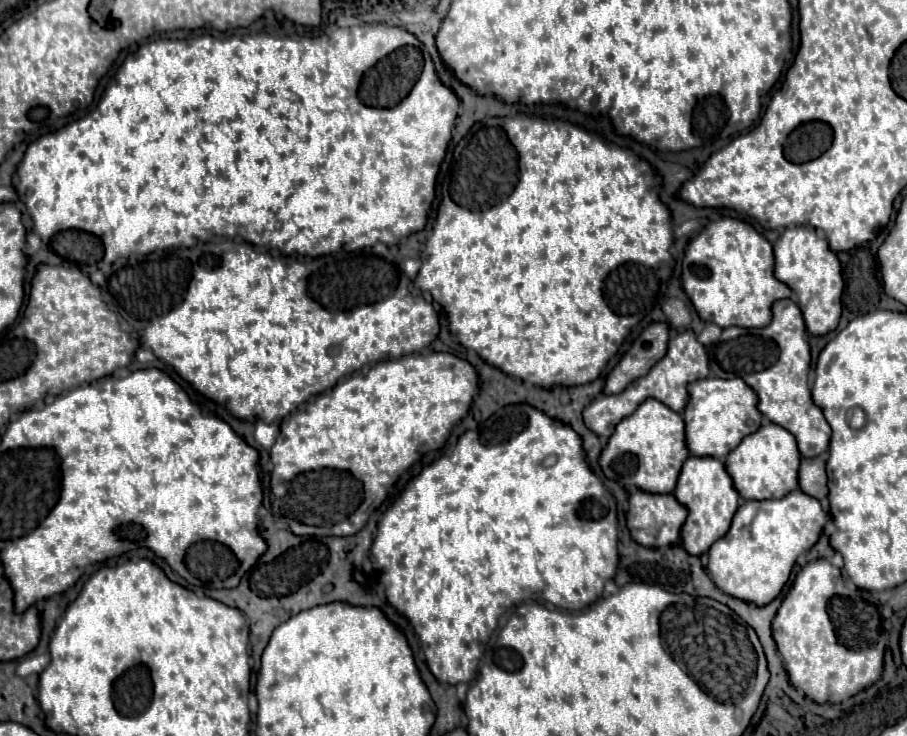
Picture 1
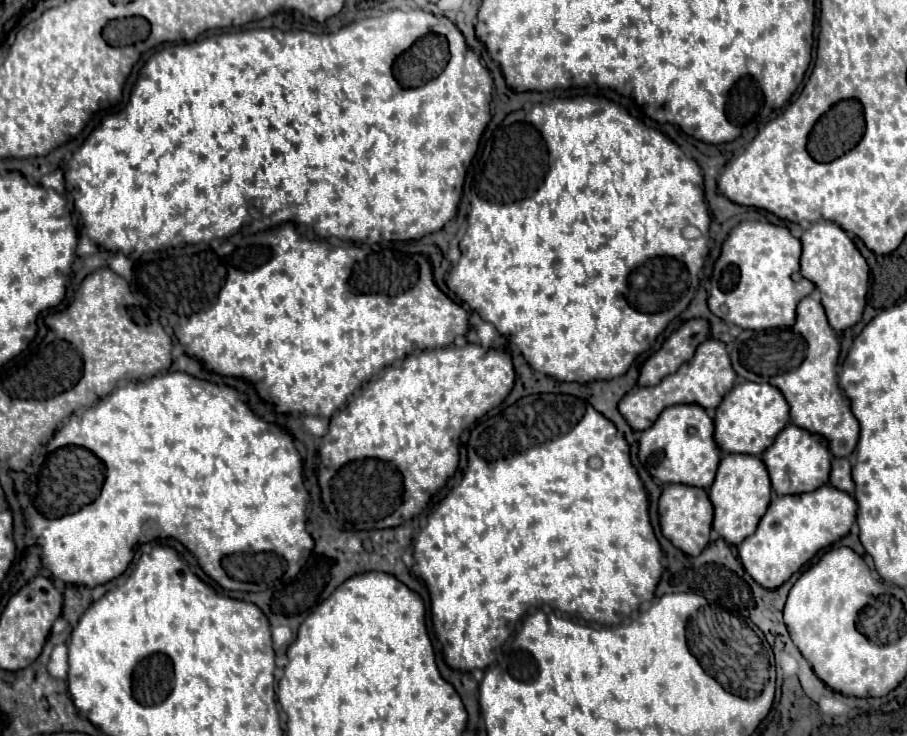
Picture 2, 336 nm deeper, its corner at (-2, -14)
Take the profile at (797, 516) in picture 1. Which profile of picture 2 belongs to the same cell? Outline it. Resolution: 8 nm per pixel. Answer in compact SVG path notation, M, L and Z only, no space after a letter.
M825 484L807 494L775 496L755 534L747 536L739 544L739 562L759 586L779 588L819 550L829 548L839 538L843 538L855 522L855 514L857 502L831 484Z

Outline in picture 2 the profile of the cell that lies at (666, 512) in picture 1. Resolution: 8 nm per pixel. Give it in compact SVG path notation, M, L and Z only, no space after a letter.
M669 484L663 488L659 506L657 506L661 534L687 556L697 556L711 542L711 522L713 522L713 506L709 502L707 490L693 488L685 484Z

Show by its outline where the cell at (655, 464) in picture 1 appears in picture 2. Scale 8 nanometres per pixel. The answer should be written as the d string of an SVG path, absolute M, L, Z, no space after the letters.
M677 404L665 408L655 424L639 438L639 462L661 484L685 484L709 488L713 484L721 452L713 442L713 420L701 406Z

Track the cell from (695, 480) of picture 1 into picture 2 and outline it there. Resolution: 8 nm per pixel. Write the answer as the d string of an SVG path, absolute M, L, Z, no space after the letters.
M725 454L719 462L715 482L709 488L709 500L715 508L713 530L727 544L735 544L735 546L741 544L747 536L755 532L771 500L771 482L763 460L747 454Z

